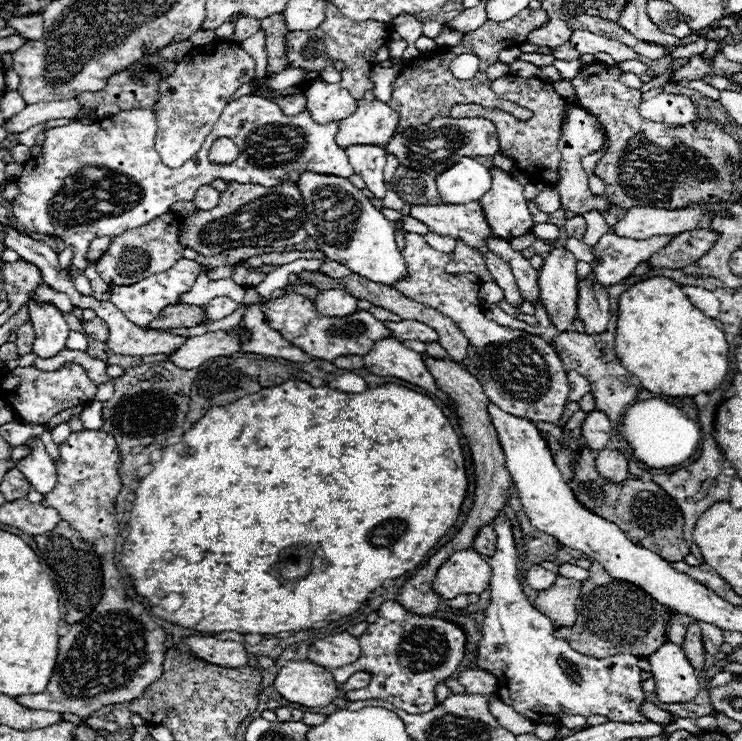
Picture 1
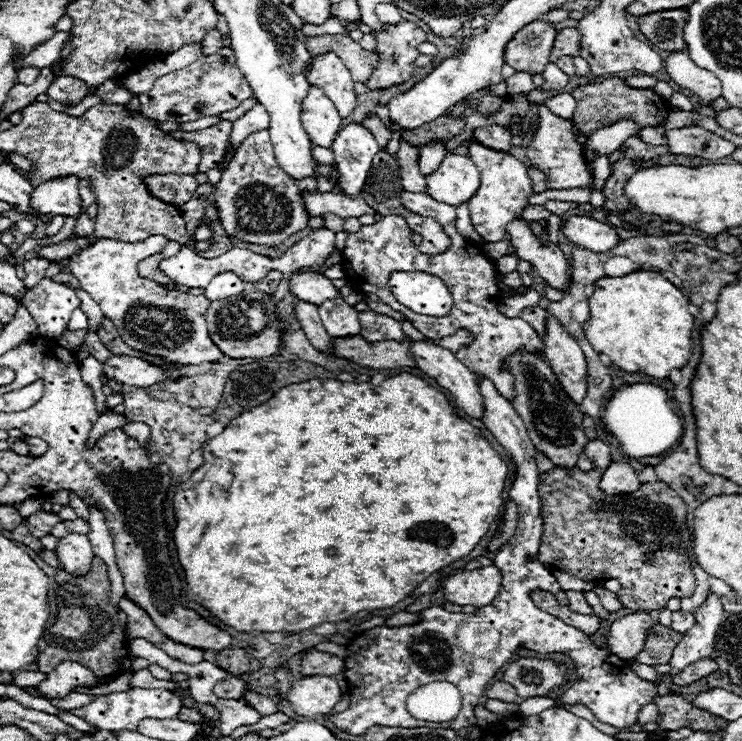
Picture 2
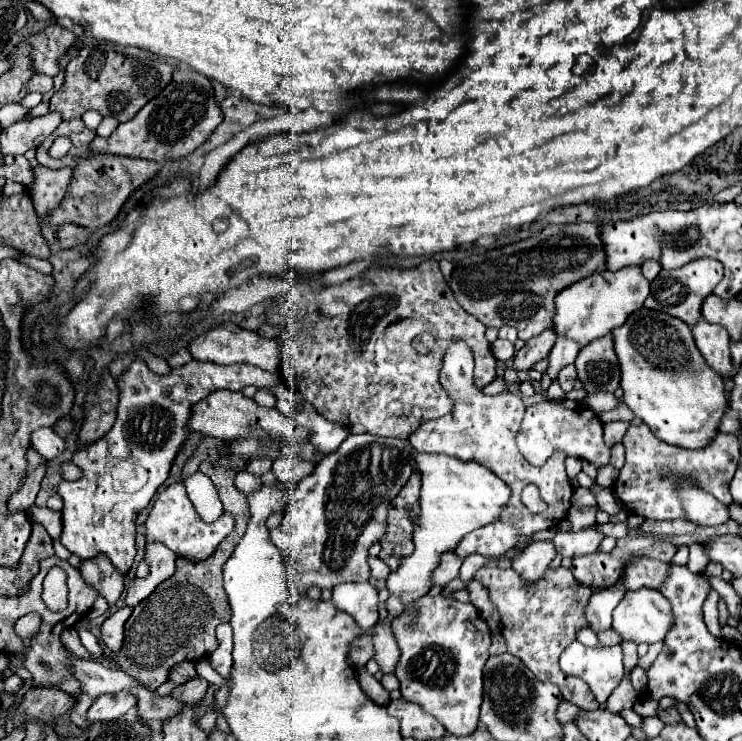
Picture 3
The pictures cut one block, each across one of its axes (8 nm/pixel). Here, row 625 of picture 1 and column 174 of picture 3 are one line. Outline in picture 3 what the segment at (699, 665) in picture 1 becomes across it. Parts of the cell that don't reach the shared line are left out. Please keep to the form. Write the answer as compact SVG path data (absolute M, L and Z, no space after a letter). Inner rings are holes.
M196 676L196 678L188 680L186 684L180 684L172 692L172 696L178 698L180 702L200 702L204 698L206 690L208 690L208 682L204 678L200 678L200 676Z

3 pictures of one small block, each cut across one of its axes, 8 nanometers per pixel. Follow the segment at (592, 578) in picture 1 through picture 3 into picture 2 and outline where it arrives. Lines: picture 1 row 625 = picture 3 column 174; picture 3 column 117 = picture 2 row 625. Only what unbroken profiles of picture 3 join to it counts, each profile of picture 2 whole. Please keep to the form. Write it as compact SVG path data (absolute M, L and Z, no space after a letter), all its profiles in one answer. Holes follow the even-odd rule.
M654 624L650 628L650 634L646 638L646 644L642 652L634 658L636 662L656 666L656 664L668 664L670 656L680 642L680 634L674 632L672 628L666 628L662 624Z

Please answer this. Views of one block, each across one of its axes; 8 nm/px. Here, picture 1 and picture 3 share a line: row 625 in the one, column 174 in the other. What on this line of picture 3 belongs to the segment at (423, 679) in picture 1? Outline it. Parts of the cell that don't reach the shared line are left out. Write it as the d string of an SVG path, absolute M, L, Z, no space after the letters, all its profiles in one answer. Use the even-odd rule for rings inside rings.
M134 360L130 370L118 382L120 404L118 404L118 416L112 430L104 434L100 440L80 446L74 452L72 462L82 470L86 470L84 478L76 482L64 480L58 484L58 496L64 502L64 508L62 508L64 530L62 530L60 542L82 560L92 558L98 552L104 552L118 570L128 572L136 556L136 548L134 548L136 536L132 536L130 532L136 530L138 514L150 504L160 484L168 478L172 460L188 436L186 422L190 416L192 404L206 398L214 390L222 390L222 388L242 390L248 384L254 384L258 388L270 386L278 398L280 412L284 412L296 424L310 430L310 444L316 448L318 454L326 456L336 452L342 440L348 438L348 428L324 420L316 412L316 408L312 408L312 404L308 404L298 392L284 386L280 382L280 376L264 372L262 368L248 366L248 364L218 366L212 362L192 360L186 366L174 368L172 374L168 376L158 376L148 370L144 360ZM202 376L210 376L212 384L204 386ZM136 460L144 460L144 466L140 466ZM106 522L112 526L112 530L114 526L118 526L124 532L106 534L110 532L106 528Z

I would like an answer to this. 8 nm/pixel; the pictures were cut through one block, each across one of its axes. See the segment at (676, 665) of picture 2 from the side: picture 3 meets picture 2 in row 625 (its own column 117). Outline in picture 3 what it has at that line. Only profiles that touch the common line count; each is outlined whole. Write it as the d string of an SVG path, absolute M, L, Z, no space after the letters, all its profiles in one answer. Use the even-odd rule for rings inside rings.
M126 692L104 694L104 696L94 698L84 718L88 722L112 722L124 716L132 706L136 706L136 698L132 694L126 694Z

